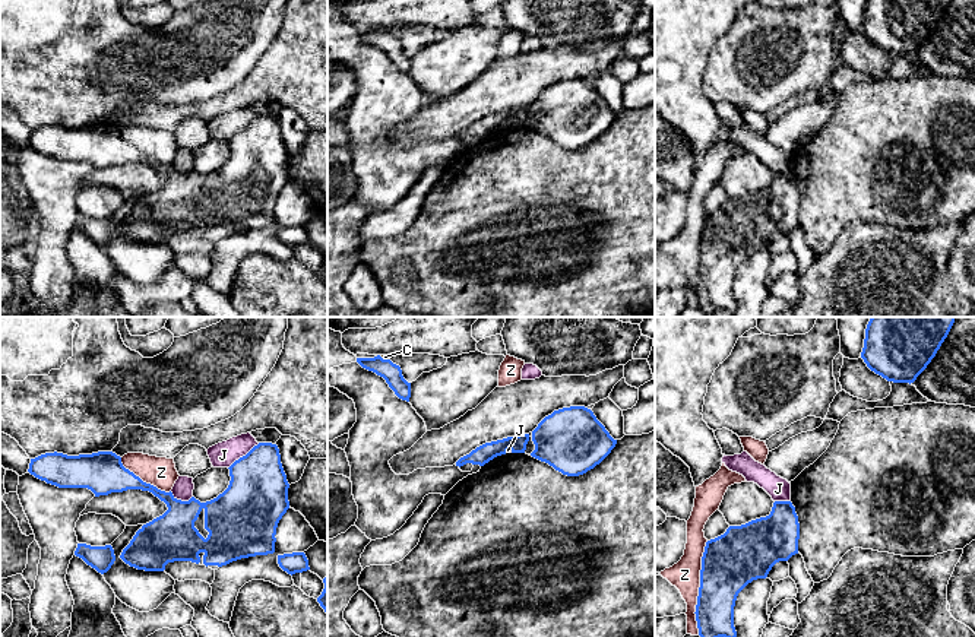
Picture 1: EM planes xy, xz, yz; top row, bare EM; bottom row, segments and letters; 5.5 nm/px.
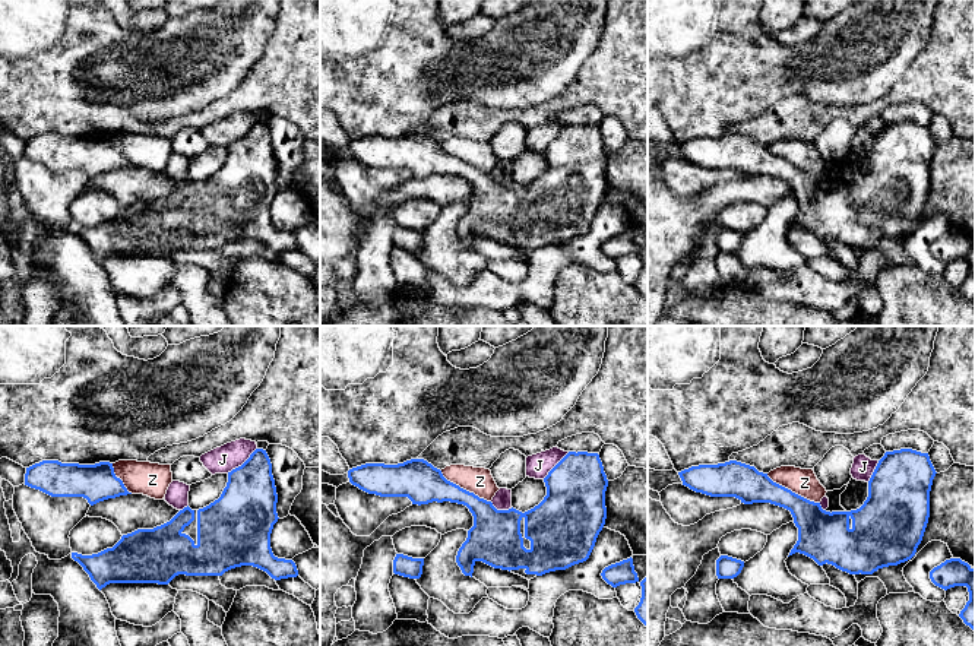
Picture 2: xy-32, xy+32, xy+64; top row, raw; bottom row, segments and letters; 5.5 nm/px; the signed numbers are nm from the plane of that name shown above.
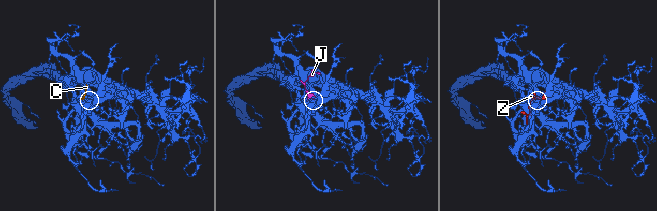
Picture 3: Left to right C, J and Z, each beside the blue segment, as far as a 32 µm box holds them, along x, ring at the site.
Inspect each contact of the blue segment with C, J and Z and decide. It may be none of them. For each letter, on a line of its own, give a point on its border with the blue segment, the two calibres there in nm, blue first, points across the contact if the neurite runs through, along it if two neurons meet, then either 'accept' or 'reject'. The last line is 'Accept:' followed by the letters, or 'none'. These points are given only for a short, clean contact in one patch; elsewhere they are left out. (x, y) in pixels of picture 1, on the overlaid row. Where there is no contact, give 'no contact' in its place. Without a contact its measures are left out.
C: contact xz (385, 360); calibres 110 and 30 nm; border xz (379, 355), (389, 360); reject
J: contact xy (243, 456); calibres 340 and 140 nm; reject
Z: contact yz (699, 588); calibres 300 and 160 nm; reject
Accept: none

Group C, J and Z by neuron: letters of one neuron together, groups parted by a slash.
C / J / Z

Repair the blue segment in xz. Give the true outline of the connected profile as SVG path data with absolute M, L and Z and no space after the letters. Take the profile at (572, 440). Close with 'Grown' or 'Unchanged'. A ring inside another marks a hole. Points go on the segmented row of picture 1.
M585 406L554 411L532 431L532 457L567 476L579 476L599 465L615 447L593 412Z. Unchanged

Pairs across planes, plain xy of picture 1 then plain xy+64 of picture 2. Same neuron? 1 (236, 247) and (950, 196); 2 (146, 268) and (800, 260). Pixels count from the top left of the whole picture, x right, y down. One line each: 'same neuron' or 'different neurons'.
1: different neurons
2: same neuron

